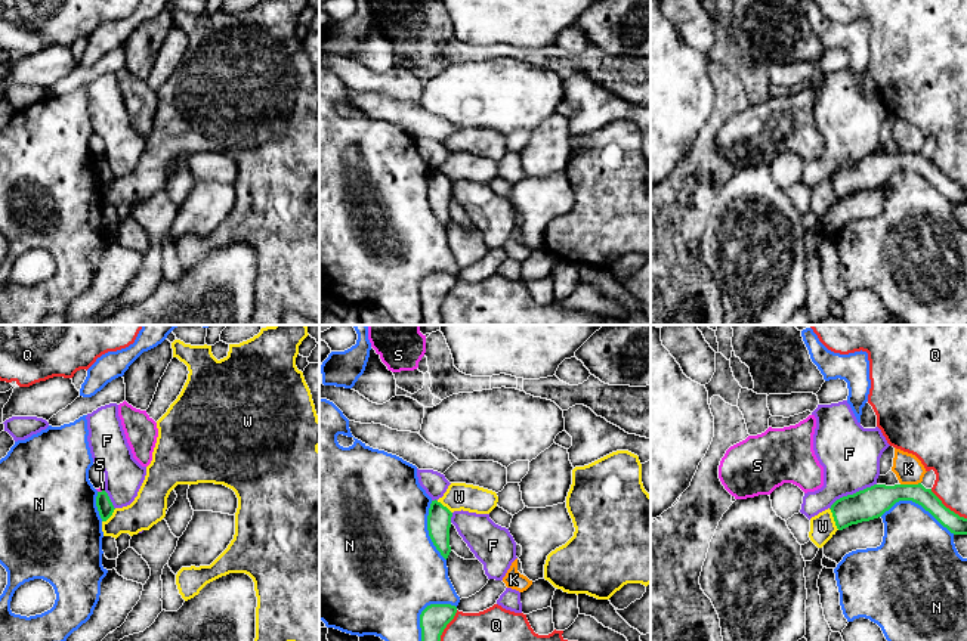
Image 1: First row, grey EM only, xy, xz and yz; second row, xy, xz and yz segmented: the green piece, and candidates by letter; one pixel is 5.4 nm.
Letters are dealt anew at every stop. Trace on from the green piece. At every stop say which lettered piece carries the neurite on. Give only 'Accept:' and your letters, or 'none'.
Accept: none

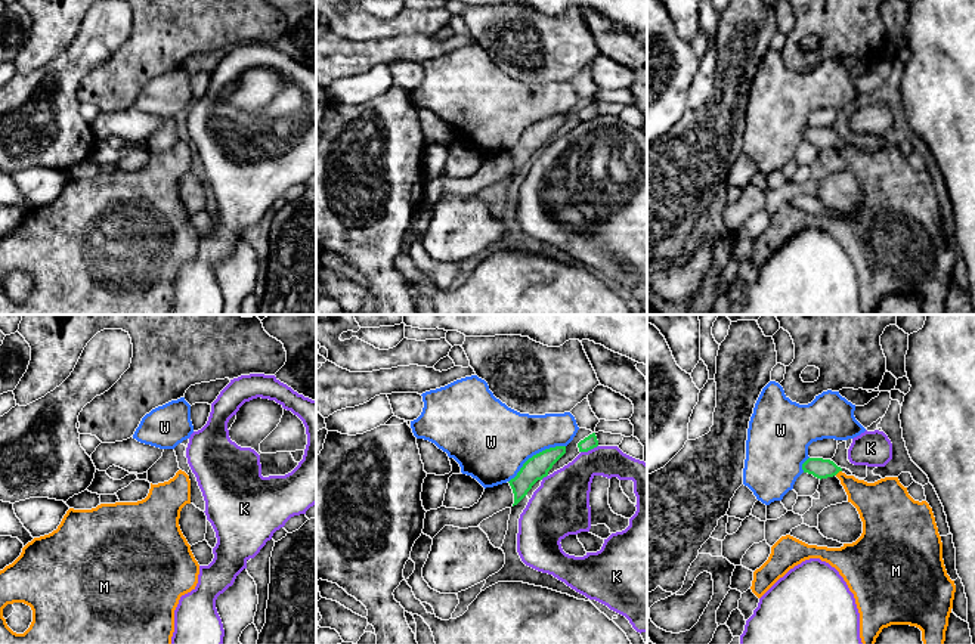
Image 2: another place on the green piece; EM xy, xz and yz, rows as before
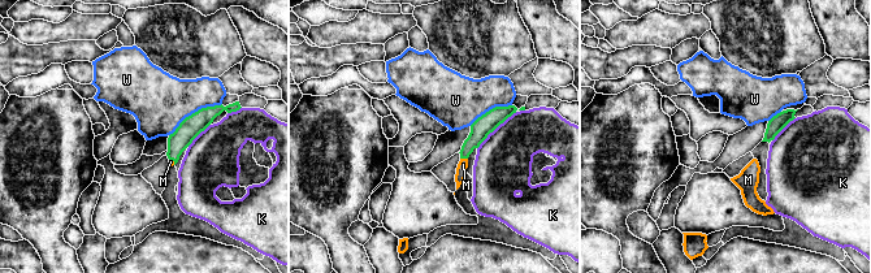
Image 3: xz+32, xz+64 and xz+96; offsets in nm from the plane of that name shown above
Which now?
Accept: M

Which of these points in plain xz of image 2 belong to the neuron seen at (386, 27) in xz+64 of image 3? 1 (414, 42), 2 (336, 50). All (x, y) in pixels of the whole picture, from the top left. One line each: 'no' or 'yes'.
1: no
2: no

